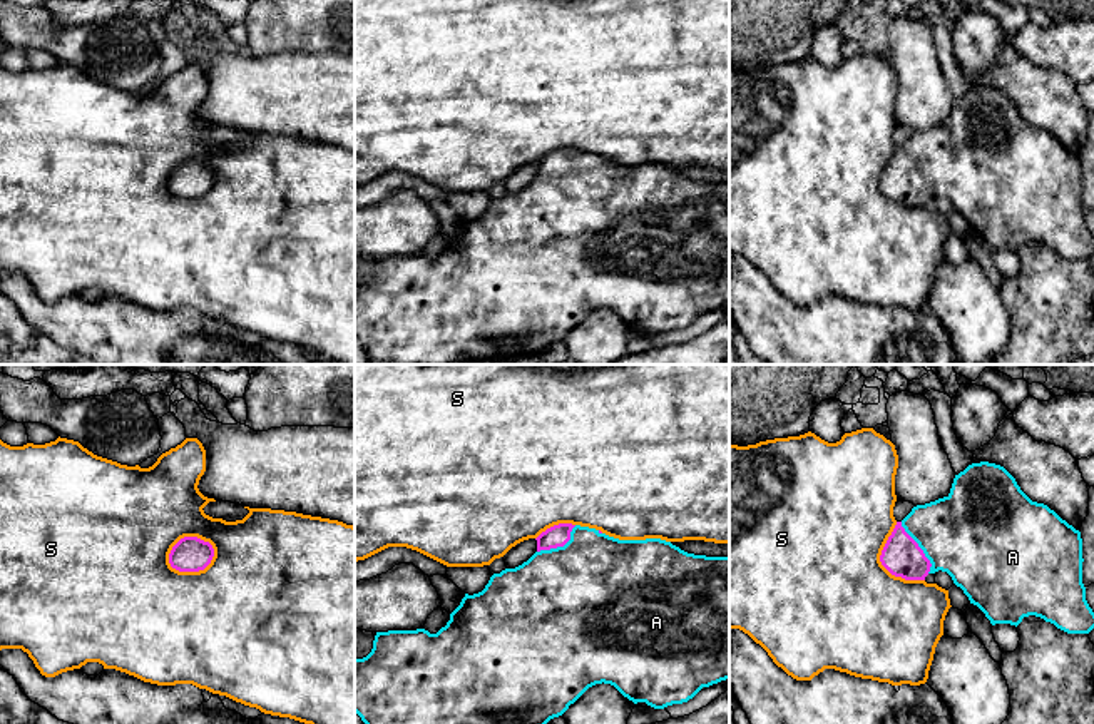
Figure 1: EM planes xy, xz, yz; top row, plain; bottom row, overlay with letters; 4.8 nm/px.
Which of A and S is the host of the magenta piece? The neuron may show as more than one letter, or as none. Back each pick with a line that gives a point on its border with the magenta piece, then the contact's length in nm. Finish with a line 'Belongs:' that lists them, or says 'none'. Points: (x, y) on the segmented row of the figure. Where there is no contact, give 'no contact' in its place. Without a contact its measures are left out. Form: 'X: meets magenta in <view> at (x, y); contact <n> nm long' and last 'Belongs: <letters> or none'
A: meets magenta in yz at (919, 547); contact 280 nm long
Belongs: A

